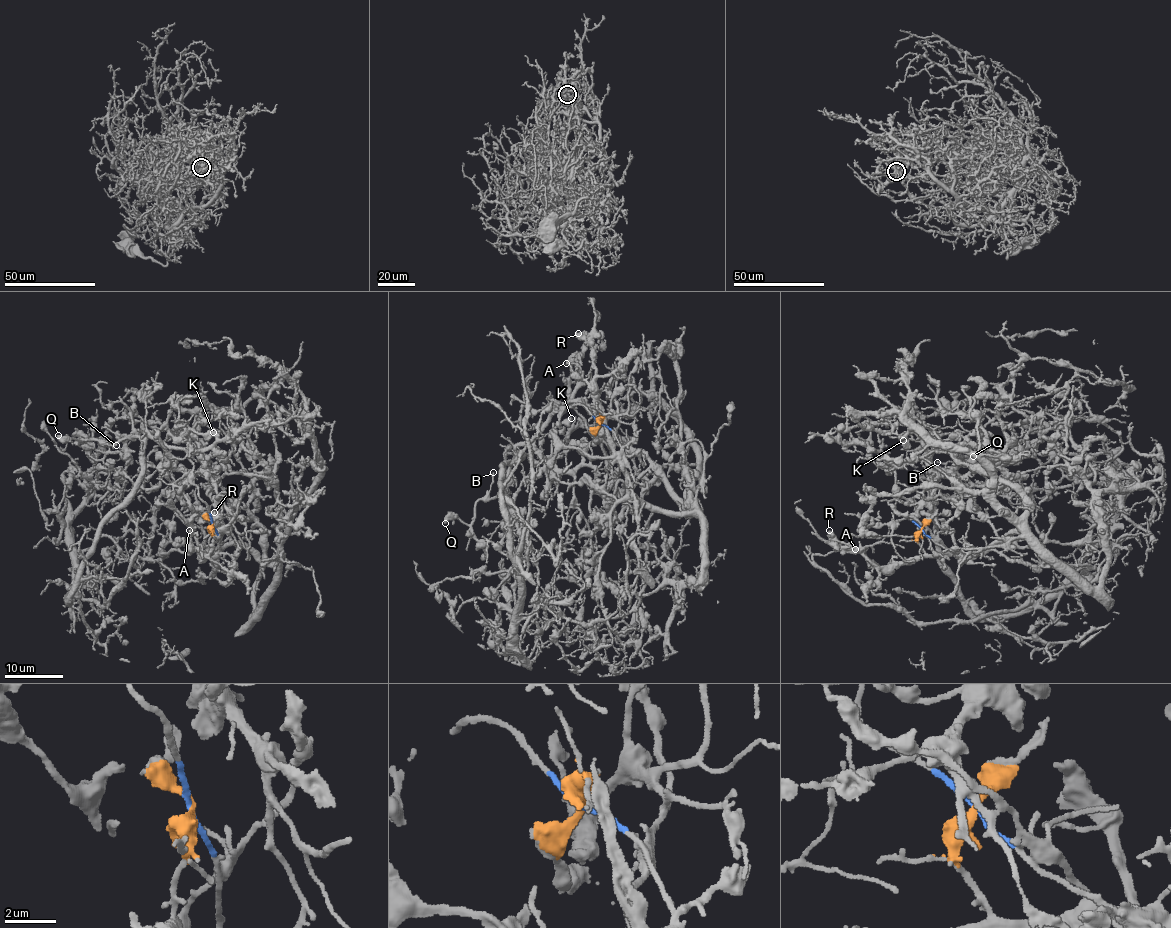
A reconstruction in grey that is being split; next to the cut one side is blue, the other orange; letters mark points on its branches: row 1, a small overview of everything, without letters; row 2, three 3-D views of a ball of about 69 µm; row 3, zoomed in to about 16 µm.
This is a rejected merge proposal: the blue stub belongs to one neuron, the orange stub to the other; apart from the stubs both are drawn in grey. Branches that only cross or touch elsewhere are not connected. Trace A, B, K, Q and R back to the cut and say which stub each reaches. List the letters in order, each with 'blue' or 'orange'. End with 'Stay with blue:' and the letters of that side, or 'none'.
A: orange
B: blue
K: blue
Q: blue
R: orange
Stay with blue: B, K, Q

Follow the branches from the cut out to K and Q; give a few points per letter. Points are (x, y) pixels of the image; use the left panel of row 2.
K: (212, 524), (199, 497), (190, 455), (148, 434), (164, 426), (177, 437), (192, 429), (202, 434), (213, 432)
Q: (212, 524), (199, 497), (190, 455), (181, 449), (171, 449), (148, 434), (111, 444), (58, 435)

